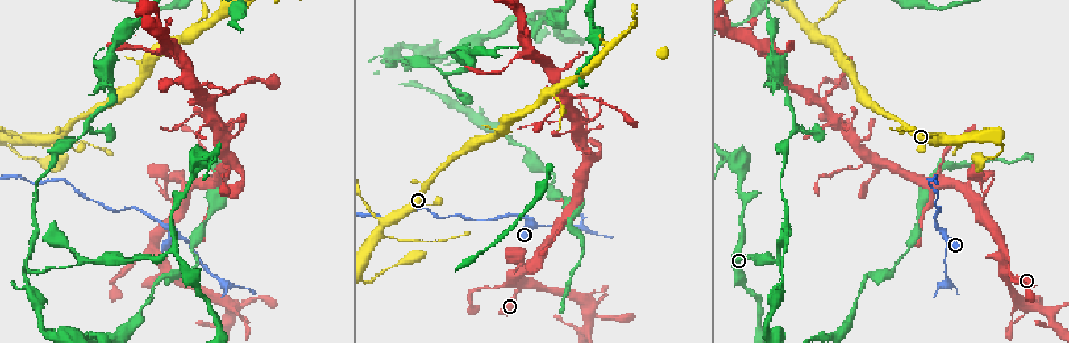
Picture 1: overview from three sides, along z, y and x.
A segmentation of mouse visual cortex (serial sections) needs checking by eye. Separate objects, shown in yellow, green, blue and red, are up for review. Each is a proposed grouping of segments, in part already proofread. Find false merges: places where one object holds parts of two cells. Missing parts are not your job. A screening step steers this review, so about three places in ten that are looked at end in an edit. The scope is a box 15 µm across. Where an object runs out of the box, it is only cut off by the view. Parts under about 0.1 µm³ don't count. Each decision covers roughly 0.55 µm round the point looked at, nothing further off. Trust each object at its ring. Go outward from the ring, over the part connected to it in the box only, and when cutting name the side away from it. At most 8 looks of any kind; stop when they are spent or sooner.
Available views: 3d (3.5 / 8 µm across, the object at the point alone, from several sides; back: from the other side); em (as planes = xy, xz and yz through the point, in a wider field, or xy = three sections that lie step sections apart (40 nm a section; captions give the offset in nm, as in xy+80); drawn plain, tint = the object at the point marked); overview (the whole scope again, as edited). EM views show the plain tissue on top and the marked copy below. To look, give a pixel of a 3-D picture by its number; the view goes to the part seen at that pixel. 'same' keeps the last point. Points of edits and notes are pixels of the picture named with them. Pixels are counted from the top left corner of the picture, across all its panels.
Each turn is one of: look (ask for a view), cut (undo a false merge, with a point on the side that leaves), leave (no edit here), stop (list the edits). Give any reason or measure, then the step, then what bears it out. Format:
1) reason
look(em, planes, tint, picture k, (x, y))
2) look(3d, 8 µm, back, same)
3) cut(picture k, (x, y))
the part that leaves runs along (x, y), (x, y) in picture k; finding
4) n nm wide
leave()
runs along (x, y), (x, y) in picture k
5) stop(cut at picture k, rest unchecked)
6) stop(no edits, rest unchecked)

calibre changes
look(3d, 3.5 µm, picture 1, (158, 253))

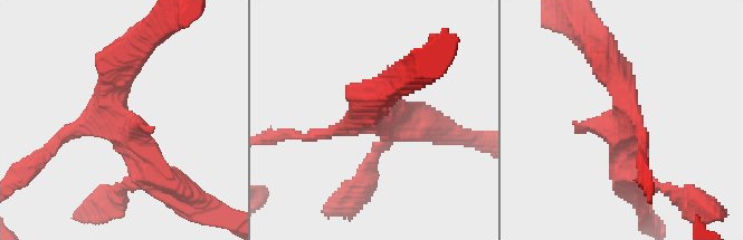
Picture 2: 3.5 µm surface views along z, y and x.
look(em, xy, step 3, tint, picture 2, (630, 123))

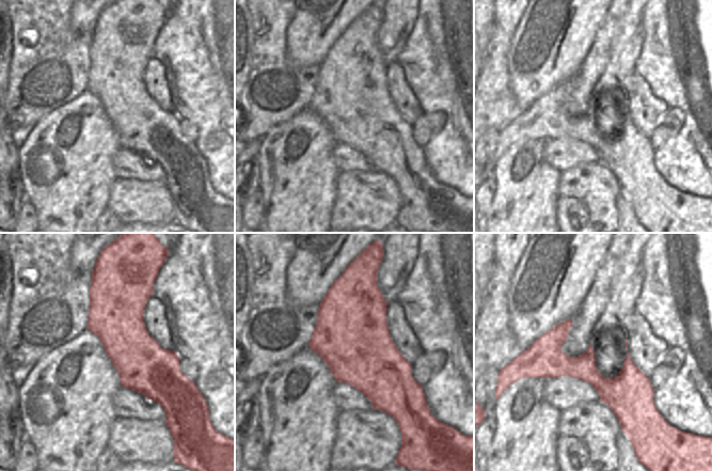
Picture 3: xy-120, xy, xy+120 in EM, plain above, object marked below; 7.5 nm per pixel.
leave()
continuous, no second cell

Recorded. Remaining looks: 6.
sharp bend
look(3d, 8 µm, picture 1, (969, 182))

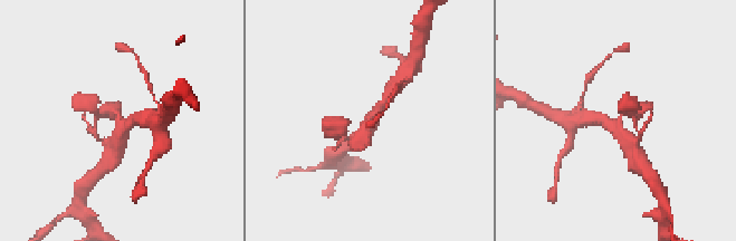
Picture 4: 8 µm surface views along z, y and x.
look(em, xy, step 2, tint, picture 4, (120, 113))

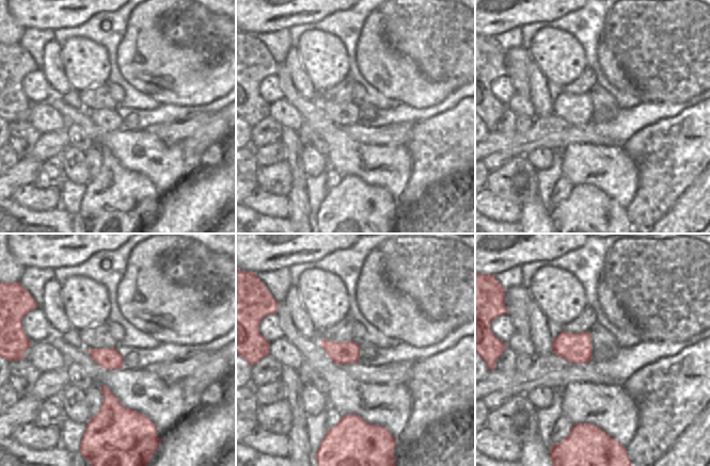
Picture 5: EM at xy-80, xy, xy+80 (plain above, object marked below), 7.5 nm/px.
leave()
runs along (629, 143), (620, 117), (648, 107) in picture 4; continuous, no second cell

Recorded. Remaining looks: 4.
thick turns thin
look(3d, 3.5 µm, picture 1, (945, 250))

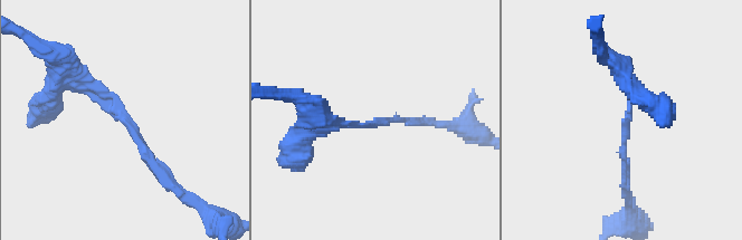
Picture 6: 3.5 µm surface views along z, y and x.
arms of 100, 250 nm; shape alone is not enough
look(em, xy, step 5, tint, picture 6, (362, 126))

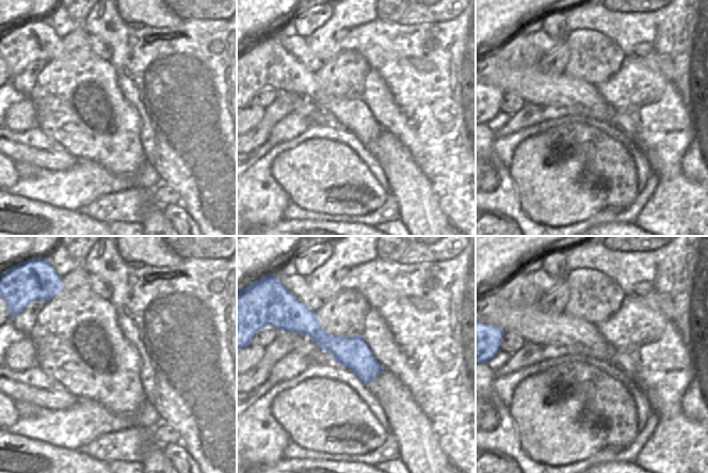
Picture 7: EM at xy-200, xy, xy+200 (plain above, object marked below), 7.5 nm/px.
look(em, xy, step 2, tint, same)

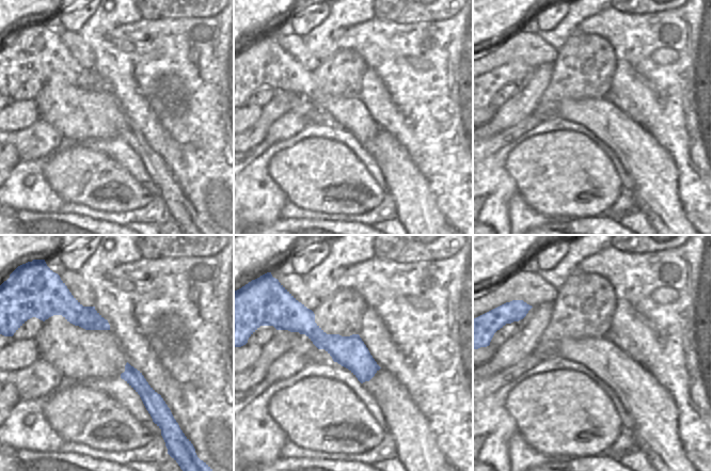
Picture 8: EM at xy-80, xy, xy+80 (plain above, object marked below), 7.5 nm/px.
leave()
runs along (293, 319), (365, 367), (376, 367) in picture 8; one cell here

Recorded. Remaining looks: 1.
stop(no edits, rest unchecked)

